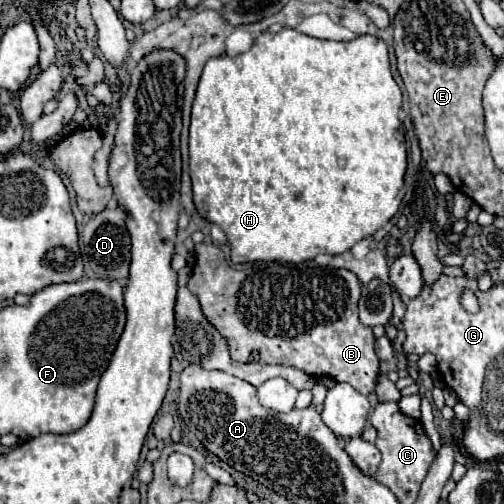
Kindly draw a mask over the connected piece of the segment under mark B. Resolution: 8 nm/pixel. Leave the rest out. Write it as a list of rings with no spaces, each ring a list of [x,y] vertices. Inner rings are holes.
[[[213,243],[195,245],[197,265],[187,283],[187,289],[199,299],[201,311],[207,321],[229,343],[233,361],[239,363],[265,363],[265,365],[291,365],[311,377],[331,377],[353,385],[359,393],[369,395],[375,391],[379,377],[379,359],[375,355],[375,337],[369,327],[361,325],[357,317],[357,301],[361,297],[361,283],[357,275],[347,269],[323,269],[287,263],[253,263],[249,269],[231,269]]]

